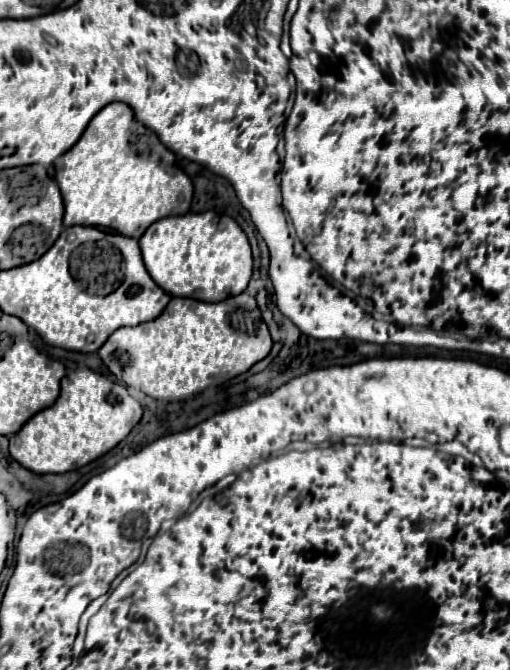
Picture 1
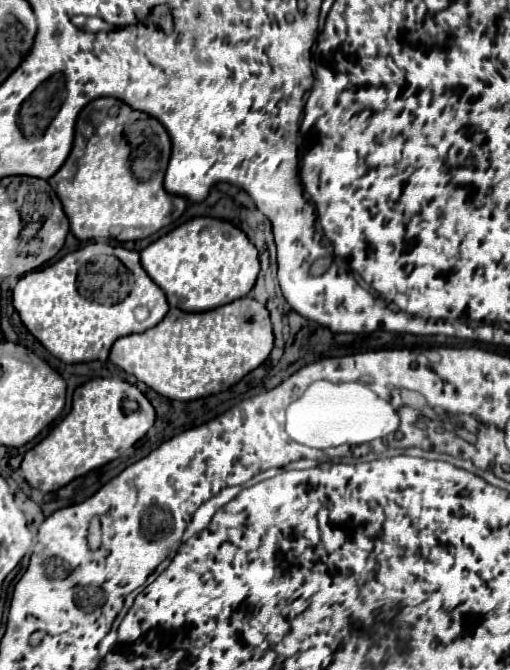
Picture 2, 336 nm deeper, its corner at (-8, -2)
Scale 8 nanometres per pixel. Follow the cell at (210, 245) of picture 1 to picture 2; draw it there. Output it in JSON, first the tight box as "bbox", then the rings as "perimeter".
{"bbox":[140,217,260,311],"perimeter":[[[194,217],[150,243],[140,253],[140,263],[166,293],[170,307],[182,311],[210,311],[242,299],[254,287],[260,271],[258,251],[246,233],[212,217]]]}

